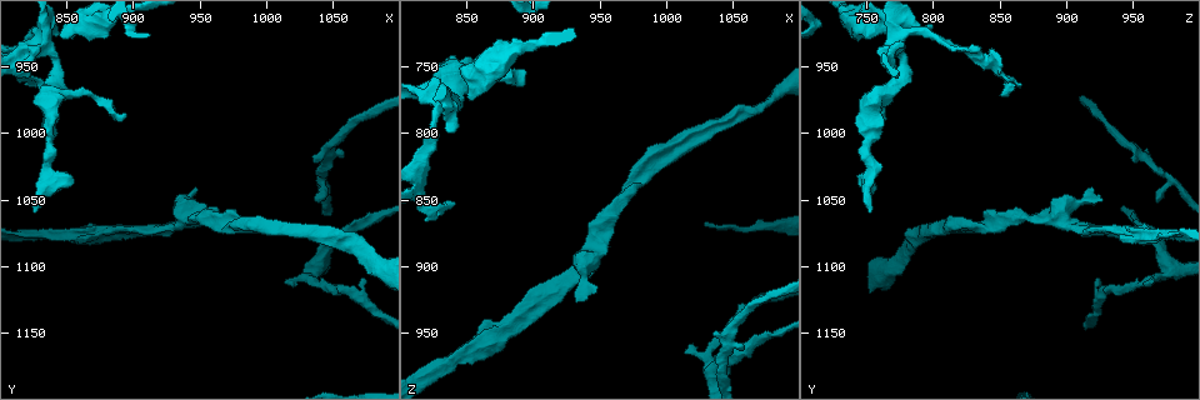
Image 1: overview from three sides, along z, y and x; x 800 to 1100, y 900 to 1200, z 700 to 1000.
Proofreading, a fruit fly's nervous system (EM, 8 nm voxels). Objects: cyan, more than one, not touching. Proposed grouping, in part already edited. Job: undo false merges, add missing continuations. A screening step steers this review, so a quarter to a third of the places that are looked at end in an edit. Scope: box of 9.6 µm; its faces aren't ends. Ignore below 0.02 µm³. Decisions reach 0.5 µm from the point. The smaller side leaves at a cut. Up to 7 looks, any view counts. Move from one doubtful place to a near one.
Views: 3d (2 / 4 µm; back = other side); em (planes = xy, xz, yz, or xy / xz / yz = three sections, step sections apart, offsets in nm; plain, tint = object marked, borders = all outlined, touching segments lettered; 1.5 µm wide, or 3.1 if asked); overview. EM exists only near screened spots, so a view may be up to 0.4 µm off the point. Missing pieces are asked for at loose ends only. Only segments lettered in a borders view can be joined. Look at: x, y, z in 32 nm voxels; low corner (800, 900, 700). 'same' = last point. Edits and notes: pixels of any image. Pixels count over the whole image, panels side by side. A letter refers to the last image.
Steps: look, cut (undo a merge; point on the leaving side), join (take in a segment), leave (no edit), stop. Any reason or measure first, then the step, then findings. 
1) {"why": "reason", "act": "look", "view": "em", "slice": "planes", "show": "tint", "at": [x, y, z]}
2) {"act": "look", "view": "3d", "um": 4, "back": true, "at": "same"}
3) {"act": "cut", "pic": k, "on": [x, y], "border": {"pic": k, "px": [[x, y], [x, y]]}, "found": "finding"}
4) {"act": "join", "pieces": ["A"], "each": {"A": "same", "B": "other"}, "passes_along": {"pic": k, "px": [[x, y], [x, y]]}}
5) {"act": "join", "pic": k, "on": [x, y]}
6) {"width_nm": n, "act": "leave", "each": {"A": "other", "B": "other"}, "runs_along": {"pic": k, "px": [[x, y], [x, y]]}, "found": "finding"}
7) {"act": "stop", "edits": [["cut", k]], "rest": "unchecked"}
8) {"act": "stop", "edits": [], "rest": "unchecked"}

{"why": "an open end", "act": "look", "view": "em", "slice": "yz", "step": 4, "show": "tint", "at": [846, 928, 750]}

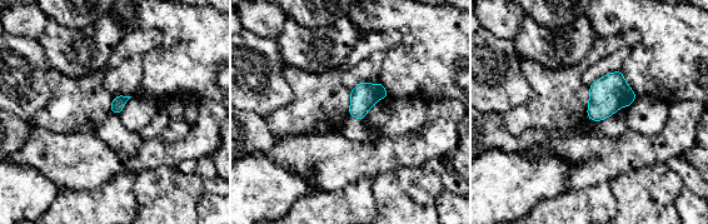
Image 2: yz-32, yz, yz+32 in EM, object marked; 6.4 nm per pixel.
{"act": "look", "view": "em", "slice": "planes", "show": "borders", "at": "same"}

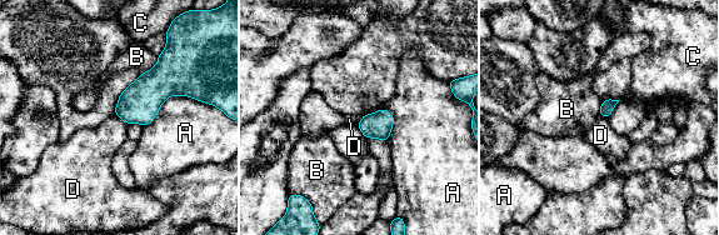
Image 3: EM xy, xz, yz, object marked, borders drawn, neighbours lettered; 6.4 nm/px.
{"act": "leave", "each": {"A": "other", "B": "other", "C": "other", "D": "other"}, "border": {"pic": 3, "px": [[114, 114], [128, 124]]}, "found": "none of them fits"}

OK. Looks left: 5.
{"why": "an open end", "act": "look", "view": "3d", "um": 2, "back": true, "at": [1038, 1050, 968]}

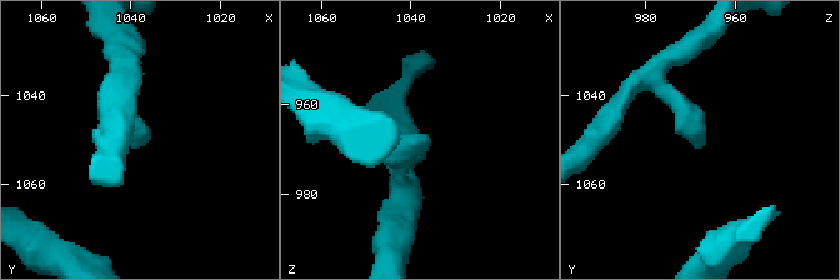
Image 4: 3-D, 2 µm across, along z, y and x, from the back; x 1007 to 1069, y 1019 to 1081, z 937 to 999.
{"why": "now the EM", "act": "look", "view": "em", "slice": "xy", "step": 8, "show": "borders", "at": [1036, 1049, 968]}

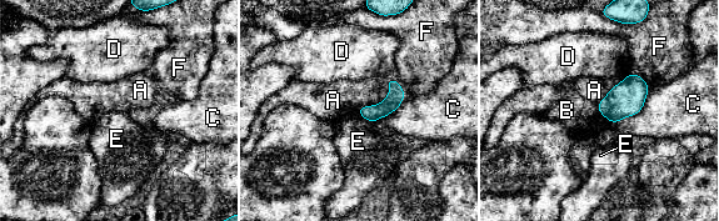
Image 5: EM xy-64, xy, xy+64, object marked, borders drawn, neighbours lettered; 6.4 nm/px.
{"longest_contact_nm": ["C", 320], "act": "leave", "each": {"A": "other", "B": "other", "C": "other", "D": "other", "E": "other", "F": "other"}, "found": "none of them fits"}

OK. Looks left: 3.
{"why": "sudden change in width", "act": "look", "view": "em", "slice": "xz", "step": 4, "show": "tint", "at": [844, 1078, 964]}

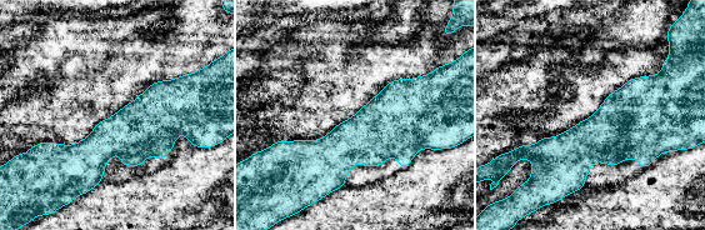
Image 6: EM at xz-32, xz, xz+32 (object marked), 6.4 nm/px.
{"why": "another direction", "act": "look", "view": "em", "slice": "planes", "show": "tint", "at": "same"}

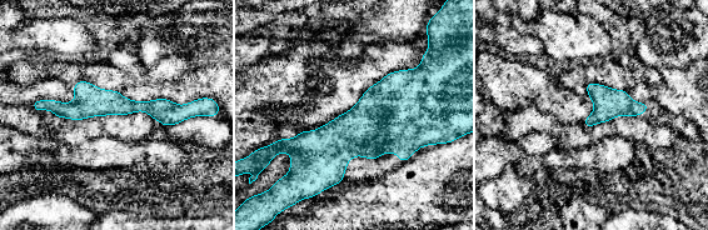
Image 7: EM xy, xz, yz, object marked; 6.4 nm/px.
{"act": "look", "view": "em", "slice": "planes", "show": "borders", "at": "same"}

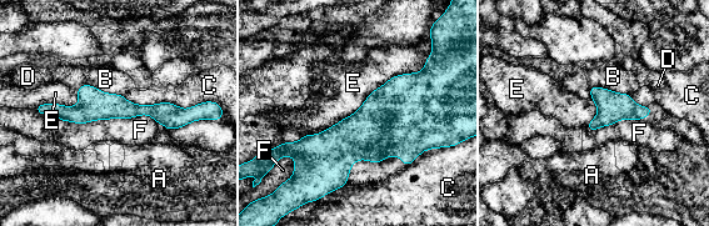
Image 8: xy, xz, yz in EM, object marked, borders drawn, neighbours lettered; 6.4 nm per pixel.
{"longest_contact_nm": ["E", 950], "act": "leave", "each": {"A": "other", "B": "other", "C": "other", "D": "other", "E": "other", "F": "other"}, "border": {"pic": 8, "px": [[425, 61], [303, 136]]}, "found": "one neuron here"}

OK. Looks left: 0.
{"act": "stop", "edits": [], "rest": "unchecked"}

